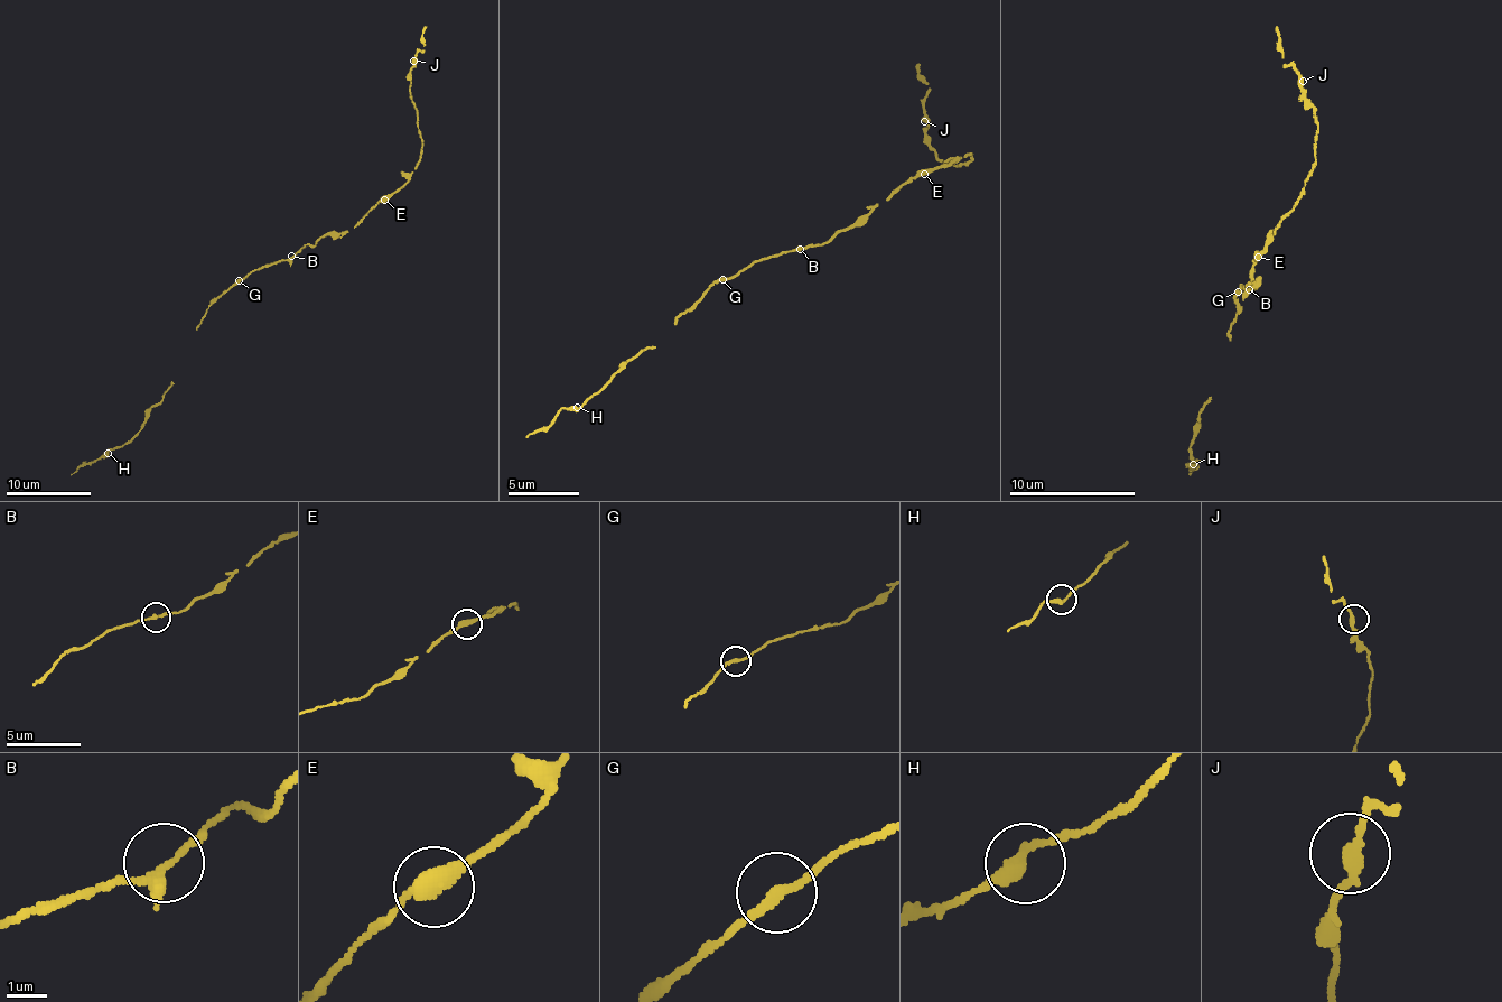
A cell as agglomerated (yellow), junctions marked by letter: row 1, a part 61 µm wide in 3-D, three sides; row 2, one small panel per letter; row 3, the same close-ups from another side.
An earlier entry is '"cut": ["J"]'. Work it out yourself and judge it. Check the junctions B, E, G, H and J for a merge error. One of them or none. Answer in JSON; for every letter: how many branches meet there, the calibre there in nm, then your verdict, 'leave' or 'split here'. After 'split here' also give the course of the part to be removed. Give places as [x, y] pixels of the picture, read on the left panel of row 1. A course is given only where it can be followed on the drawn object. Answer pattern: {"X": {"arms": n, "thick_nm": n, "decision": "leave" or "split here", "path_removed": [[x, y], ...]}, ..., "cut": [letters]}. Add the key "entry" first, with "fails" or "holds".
{"entry": "fails", "B": {"arms": 2, "thick_nm": 220, "decision": "leave"}, "E": {"arms": 2, "thick_nm": 320, "decision": "leave"}, "G": {"arms": 2, "thick_nm": 200, "decision": "leave"}, "H": {"arms": 2, "thick_nm": 280, "decision": "leave"}, "J": {"arms": 2, "thick_nm": 260, "decision": "leave"}, "cut": []}

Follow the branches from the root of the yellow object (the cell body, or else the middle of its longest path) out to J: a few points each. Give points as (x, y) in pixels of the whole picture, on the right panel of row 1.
J: (1250, 290), (1259, 284), (1250, 281), (1257, 257), (1316, 158), (1317, 118), (1303, 81)

